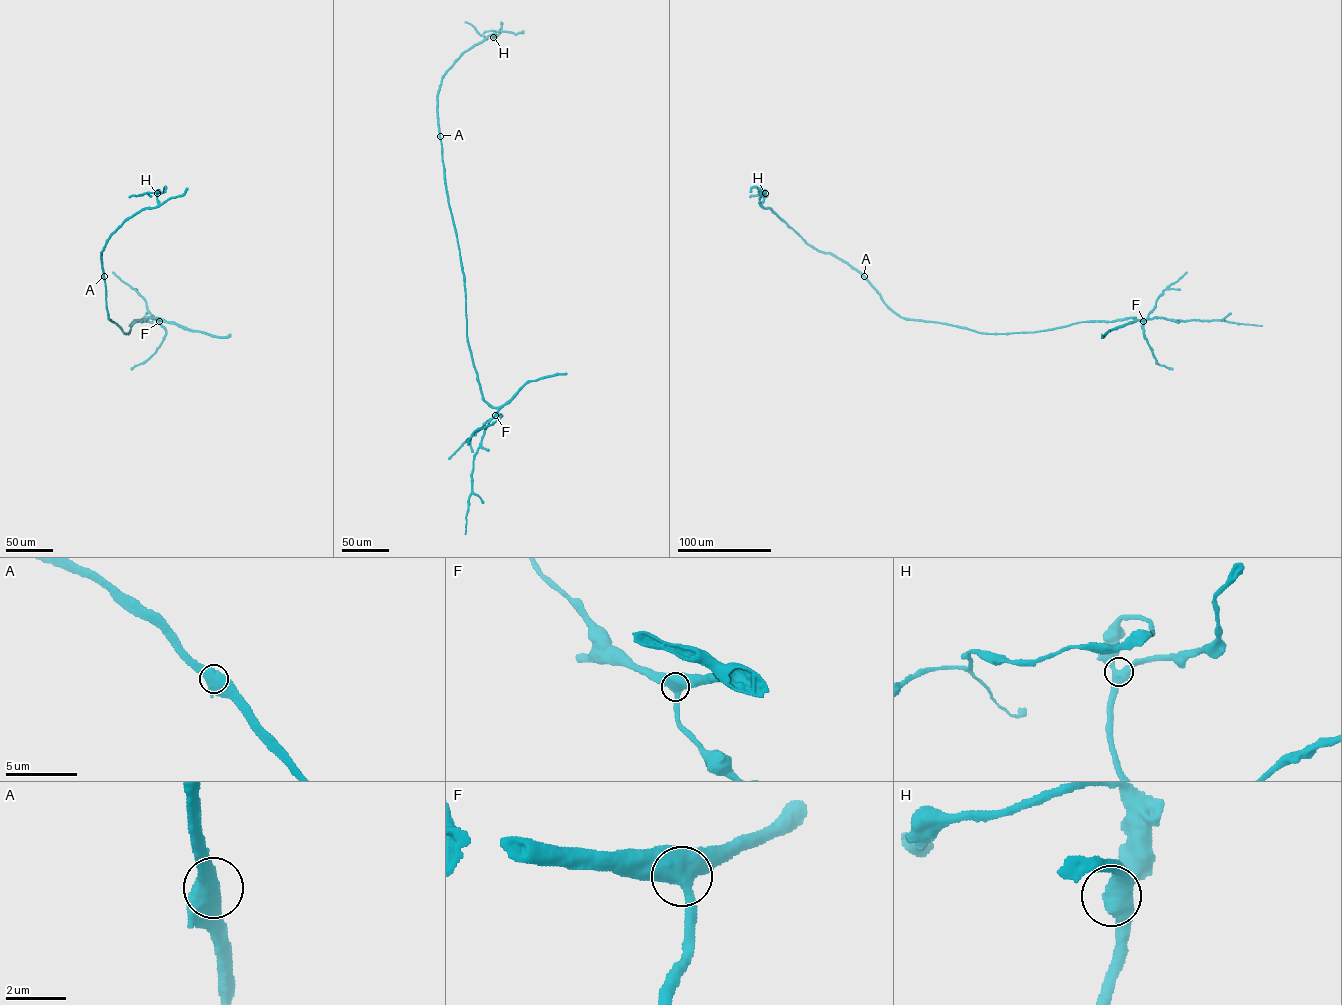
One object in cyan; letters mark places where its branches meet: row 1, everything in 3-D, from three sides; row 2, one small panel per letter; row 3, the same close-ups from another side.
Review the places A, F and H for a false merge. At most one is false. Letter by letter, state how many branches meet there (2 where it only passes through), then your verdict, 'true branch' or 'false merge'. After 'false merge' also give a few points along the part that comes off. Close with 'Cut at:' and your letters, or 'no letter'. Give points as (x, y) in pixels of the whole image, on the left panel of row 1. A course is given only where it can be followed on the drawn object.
A: 3 branches meet; true branch
F: 3 branches meet; true branch
H: 3 branches meet; true branch
Cut at: no letter

